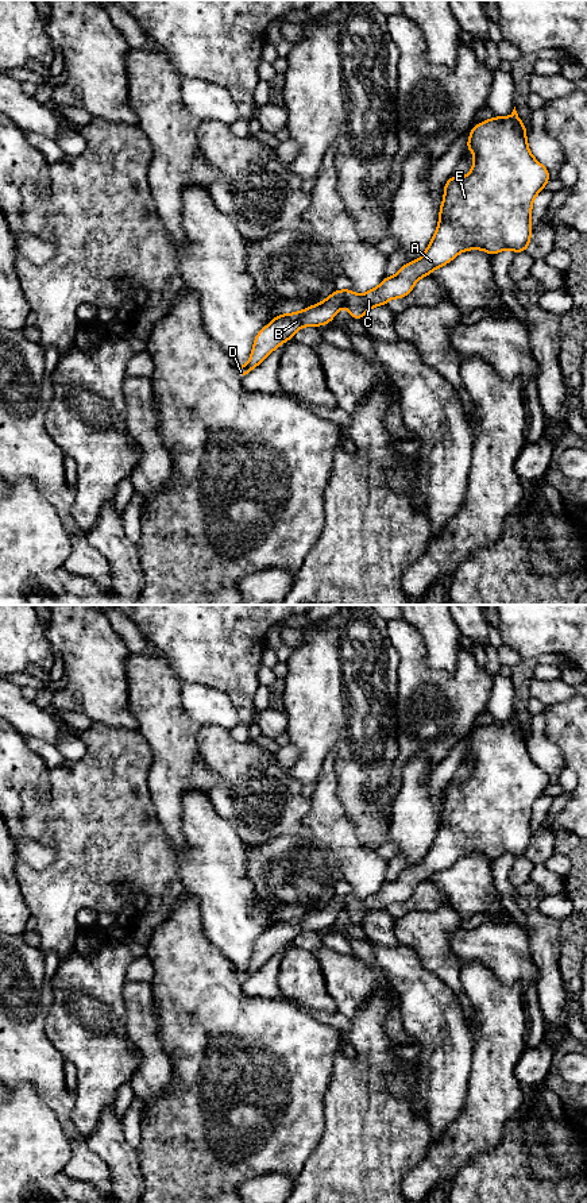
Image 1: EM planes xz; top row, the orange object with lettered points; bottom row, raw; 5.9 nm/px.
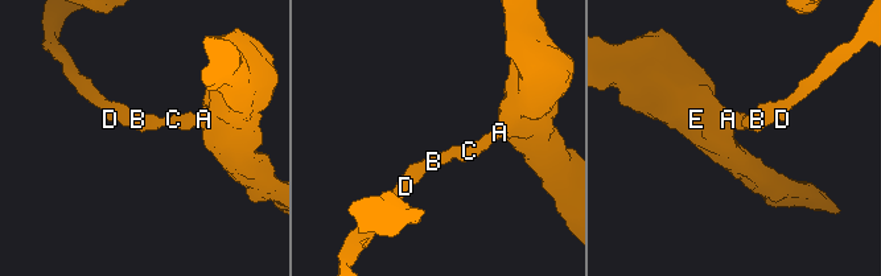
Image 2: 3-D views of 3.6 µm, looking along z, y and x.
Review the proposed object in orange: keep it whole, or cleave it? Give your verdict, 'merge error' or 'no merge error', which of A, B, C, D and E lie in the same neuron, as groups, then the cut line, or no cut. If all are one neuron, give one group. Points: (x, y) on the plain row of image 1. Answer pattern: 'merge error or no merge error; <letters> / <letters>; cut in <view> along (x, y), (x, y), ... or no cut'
no merge error; A B C D E; no cut

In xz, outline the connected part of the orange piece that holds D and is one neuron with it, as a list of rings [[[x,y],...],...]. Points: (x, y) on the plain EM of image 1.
[[[515,712],[509,722],[494,721],[474,730],[466,755],[474,757],[472,774],[466,782],[447,784],[436,837],[420,864],[364,899],[335,894],[318,909],[275,921],[254,942],[248,968],[236,969],[237,980],[244,983],[302,932],[329,929],[344,910],[352,924],[363,925],[368,914],[409,901],[418,884],[463,856],[483,855],[491,861],[503,855],[526,856],[533,805],[551,782],[532,760]]]

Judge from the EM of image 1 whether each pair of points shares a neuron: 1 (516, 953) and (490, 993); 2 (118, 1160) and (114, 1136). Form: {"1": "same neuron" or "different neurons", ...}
{"1": "different neurons", "2": "same neuron"}

